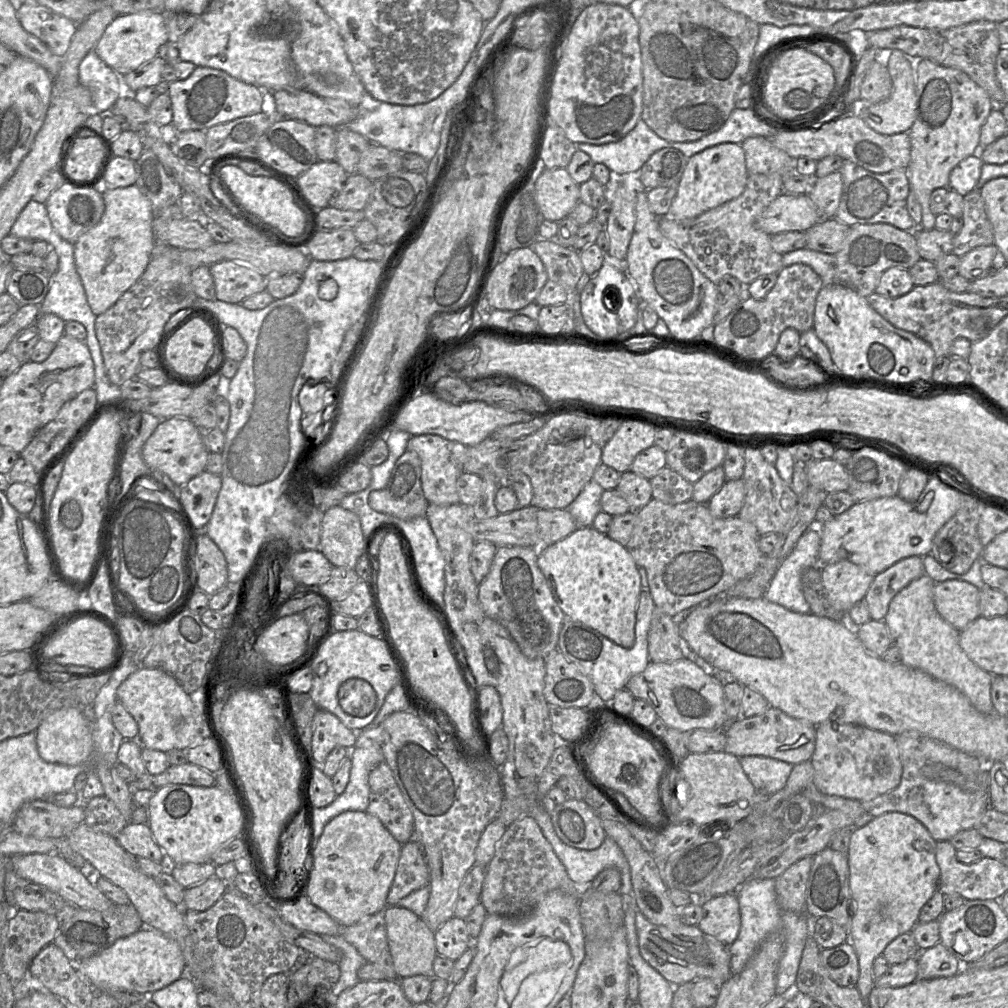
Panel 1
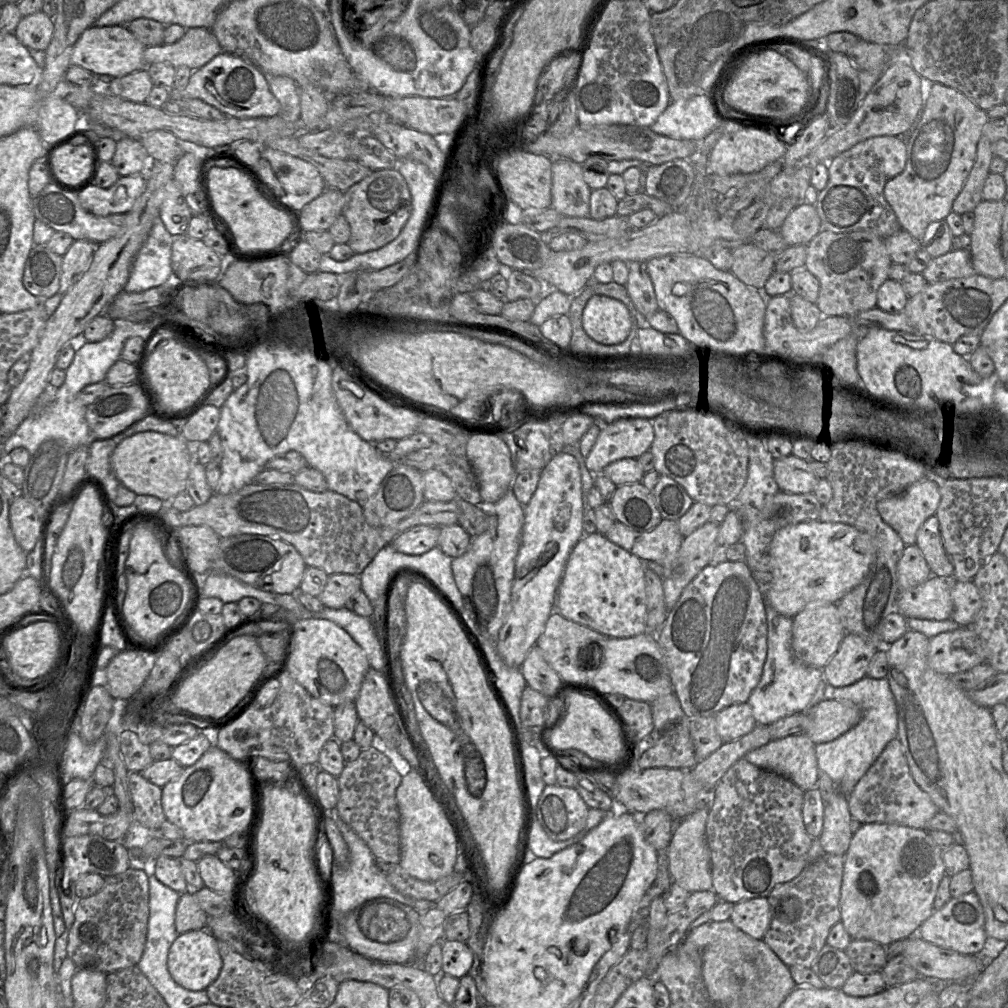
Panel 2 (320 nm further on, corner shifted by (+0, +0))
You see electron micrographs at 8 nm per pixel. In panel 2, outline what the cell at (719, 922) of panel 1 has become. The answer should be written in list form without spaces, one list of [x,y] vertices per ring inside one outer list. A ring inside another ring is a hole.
[[[754,898],[735,904],[729,921],[748,936],[763,940],[771,922],[768,899]]]

